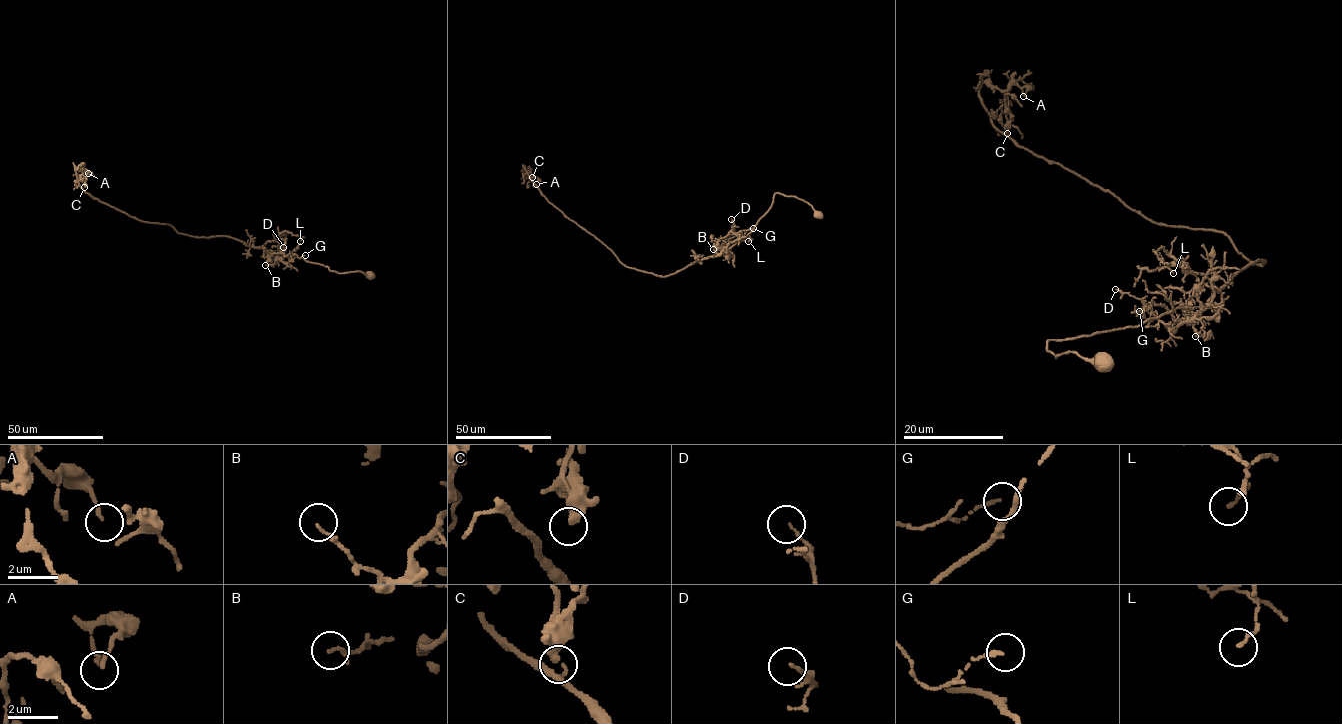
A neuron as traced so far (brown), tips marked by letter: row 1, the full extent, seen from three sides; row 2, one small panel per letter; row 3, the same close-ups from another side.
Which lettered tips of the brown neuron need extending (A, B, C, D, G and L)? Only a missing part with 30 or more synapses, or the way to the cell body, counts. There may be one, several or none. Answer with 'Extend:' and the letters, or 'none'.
Extend: none

